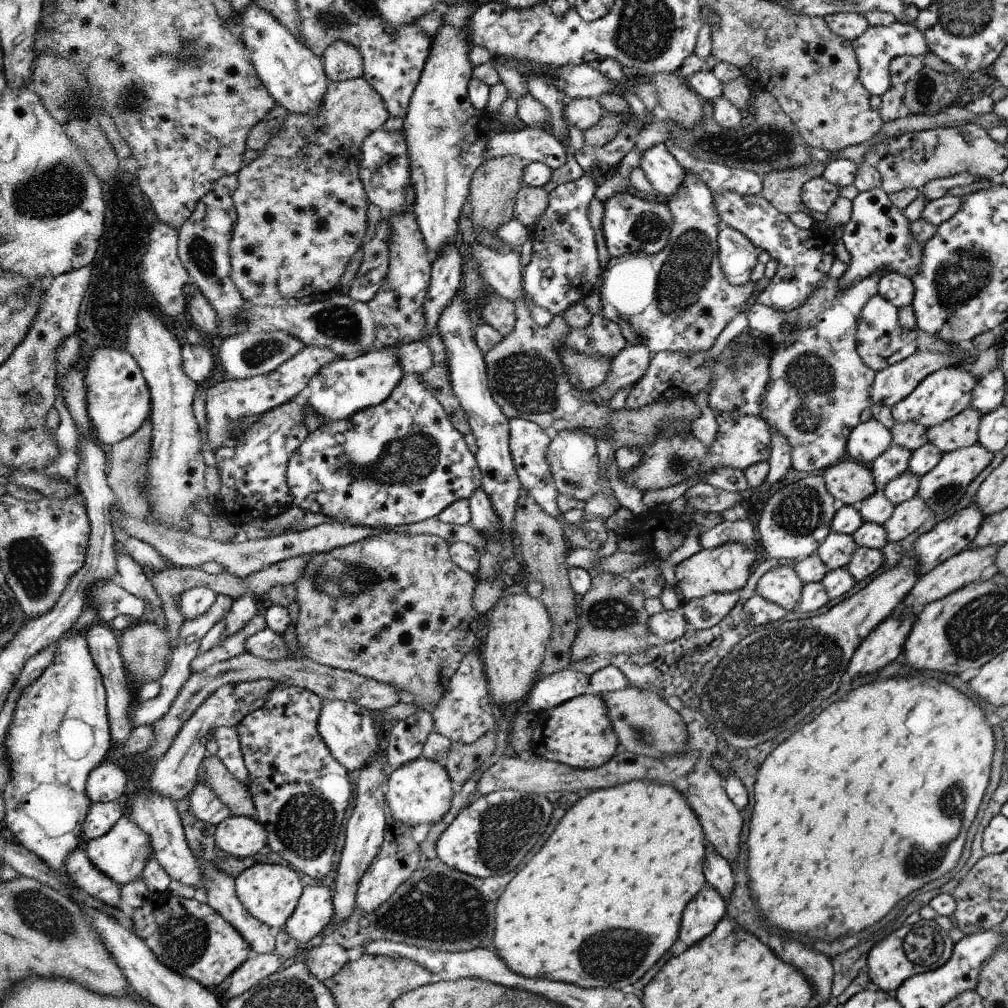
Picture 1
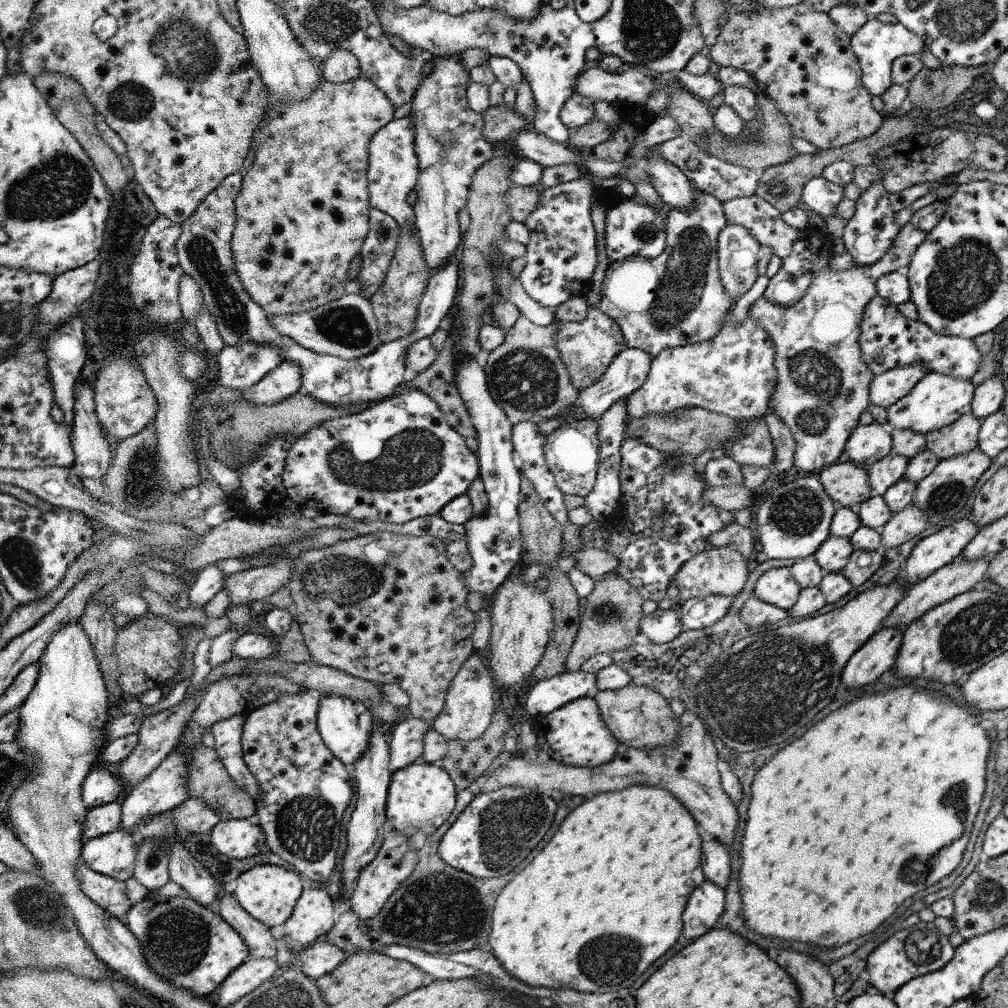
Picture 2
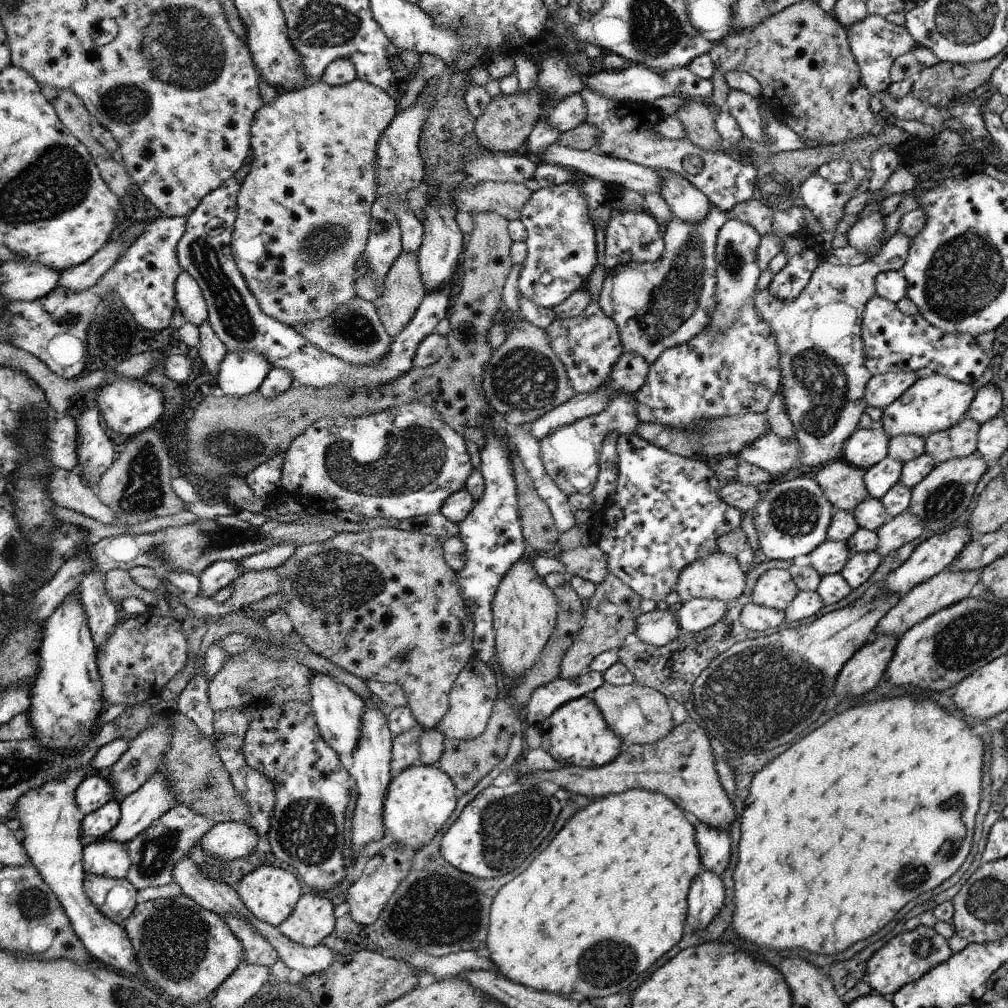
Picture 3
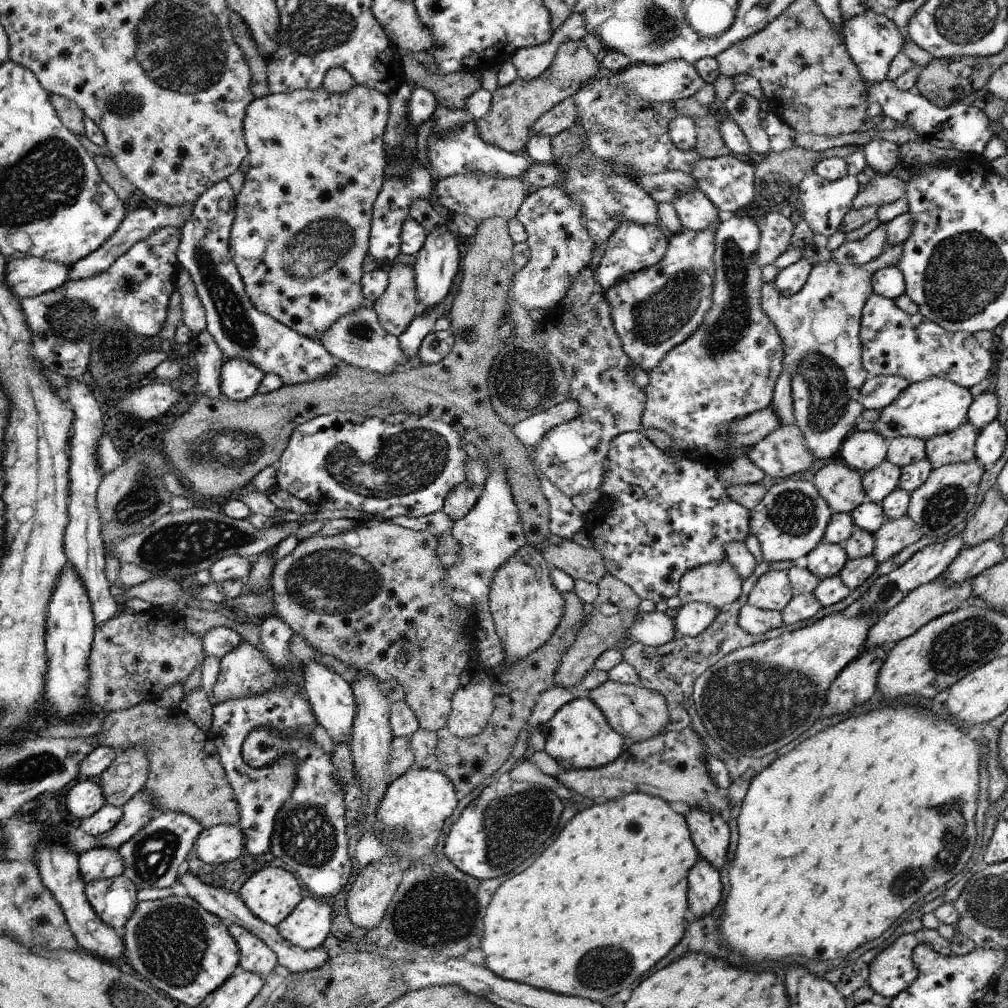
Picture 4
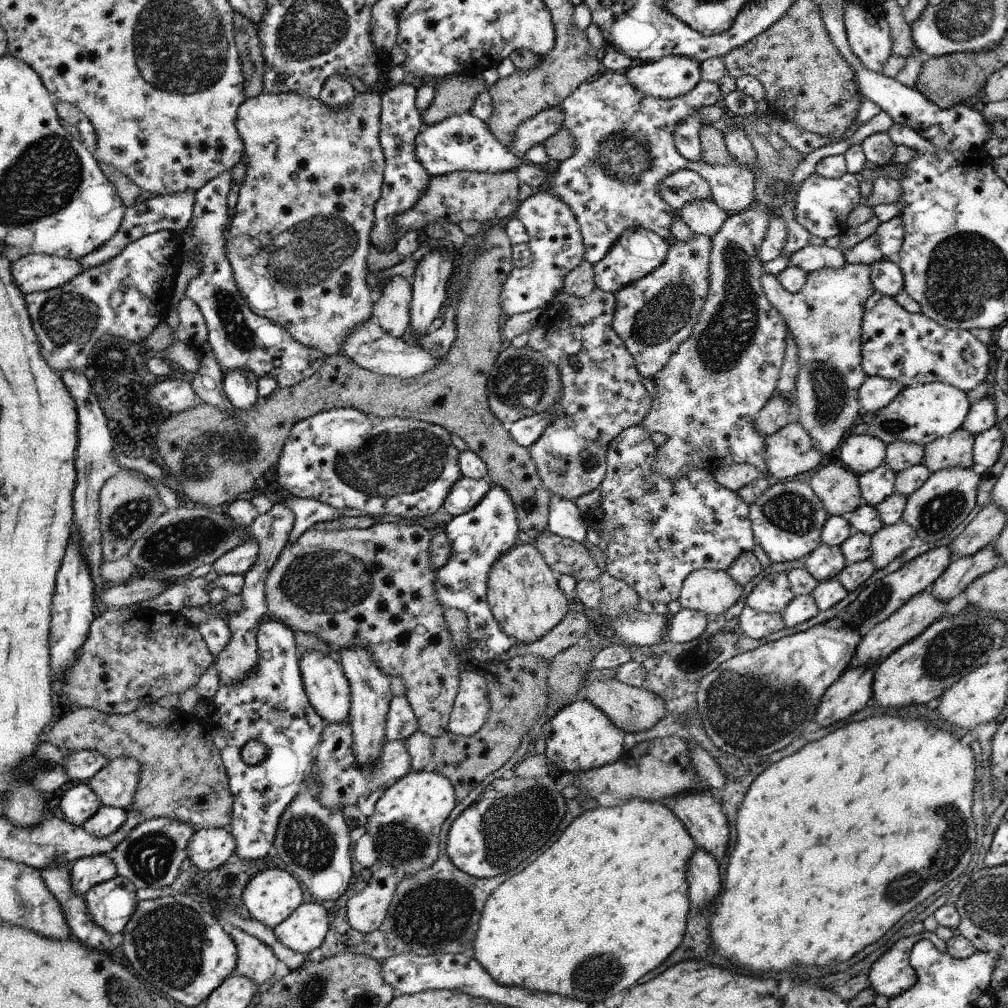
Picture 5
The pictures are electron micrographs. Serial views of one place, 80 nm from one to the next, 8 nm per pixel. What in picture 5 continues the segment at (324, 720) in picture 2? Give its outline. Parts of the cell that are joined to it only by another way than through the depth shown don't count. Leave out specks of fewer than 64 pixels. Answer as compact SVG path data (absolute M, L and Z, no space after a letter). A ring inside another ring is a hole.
M318 651L305 653L300 660L304 690L314 710L325 720L326 724L346 723L351 710L351 685L343 667L330 656L323 656Z

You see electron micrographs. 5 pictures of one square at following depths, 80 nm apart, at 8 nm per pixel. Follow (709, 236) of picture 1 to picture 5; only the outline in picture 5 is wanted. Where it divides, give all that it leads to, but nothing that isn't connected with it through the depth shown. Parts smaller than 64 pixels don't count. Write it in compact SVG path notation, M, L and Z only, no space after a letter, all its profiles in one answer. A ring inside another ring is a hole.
M693 233L683 241L672 239L665 261L656 267L656 270L613 293L616 301L613 329L624 341L642 377L652 379L659 370L664 368L678 347L692 334L709 291L709 256L712 245L711 238L703 234Z

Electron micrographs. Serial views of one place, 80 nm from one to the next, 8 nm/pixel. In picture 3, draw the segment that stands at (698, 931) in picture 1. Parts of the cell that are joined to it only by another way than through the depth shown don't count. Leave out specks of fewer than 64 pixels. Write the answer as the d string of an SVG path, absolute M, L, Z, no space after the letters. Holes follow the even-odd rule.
M710 871L700 872L692 881L687 896L687 930L704 930L724 906L722 877Z

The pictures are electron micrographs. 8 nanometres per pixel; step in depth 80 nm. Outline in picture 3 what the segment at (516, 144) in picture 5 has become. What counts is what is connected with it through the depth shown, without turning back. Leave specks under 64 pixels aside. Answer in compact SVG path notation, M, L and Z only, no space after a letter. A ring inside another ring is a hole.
M580 92L562 99L562 102L559 102L550 113L550 122L553 124L550 126L560 132L576 128L586 120L586 103Z

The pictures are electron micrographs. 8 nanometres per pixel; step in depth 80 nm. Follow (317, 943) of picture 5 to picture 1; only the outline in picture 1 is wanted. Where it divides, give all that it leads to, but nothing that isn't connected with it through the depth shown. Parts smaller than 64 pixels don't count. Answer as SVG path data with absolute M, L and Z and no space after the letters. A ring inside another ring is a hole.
M324 885L304 887L298 907L282 928L303 947L308 940L322 935L328 928L333 917L332 901L330 890Z

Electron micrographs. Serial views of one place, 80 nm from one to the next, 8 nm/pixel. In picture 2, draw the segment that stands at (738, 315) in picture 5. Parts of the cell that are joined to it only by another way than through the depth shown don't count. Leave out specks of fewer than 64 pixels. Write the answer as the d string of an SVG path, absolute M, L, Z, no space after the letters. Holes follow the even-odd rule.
M727 225L717 238L719 273L725 291L736 303L758 278L761 244L742 225ZM747 315L741 326L732 326L725 320L720 332L710 341L686 347L672 347L659 352L652 358L644 384L625 398L628 416L642 418L658 413L668 415L669 412L682 412L687 407L700 406L734 419L762 420L769 410L769 400L776 386L777 374L773 365L775 346L770 335Z

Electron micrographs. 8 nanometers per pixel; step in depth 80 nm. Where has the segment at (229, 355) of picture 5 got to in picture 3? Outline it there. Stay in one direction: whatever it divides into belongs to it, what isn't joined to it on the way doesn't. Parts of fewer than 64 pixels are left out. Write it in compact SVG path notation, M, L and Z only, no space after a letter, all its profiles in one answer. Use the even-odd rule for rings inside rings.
M231 176L218 189L203 198L201 204L187 217L186 232L178 244L180 266L198 282L207 302L207 321L228 351L254 351L263 354L274 367L289 370L298 386L314 387L323 391L334 390L344 385L366 388L395 381L414 366L412 364L418 345L428 342L435 335L436 325L450 313L451 284L426 292L414 313L413 319L391 342L389 353L379 363L356 365L344 359L318 350L294 327L289 327L272 318L259 306L247 281L239 271L232 254L231 238L235 221L238 220L238 198L242 184Z

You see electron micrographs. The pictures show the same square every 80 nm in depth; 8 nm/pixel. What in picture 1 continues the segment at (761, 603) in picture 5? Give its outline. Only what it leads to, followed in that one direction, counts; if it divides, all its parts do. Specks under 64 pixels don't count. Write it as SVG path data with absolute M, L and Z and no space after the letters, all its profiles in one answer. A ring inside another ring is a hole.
M776 567L758 579L755 594L791 611L799 604L803 585L793 567Z

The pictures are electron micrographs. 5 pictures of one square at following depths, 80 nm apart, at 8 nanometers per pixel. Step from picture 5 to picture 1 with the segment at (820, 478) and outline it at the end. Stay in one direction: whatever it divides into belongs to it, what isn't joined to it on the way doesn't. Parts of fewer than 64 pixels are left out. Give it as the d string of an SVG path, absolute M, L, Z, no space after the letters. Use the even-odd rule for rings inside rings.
M844 458L822 471L828 492L844 505L853 505L875 493L875 480L870 467Z

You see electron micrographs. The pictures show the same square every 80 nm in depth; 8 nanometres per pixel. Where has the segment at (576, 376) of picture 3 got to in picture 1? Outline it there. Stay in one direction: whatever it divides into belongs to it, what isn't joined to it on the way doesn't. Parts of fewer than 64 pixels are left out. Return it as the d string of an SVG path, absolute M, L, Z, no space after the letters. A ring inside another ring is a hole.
M594 315L584 330L571 329L563 344L576 348L581 353L610 358L628 345L620 325L602 315Z

